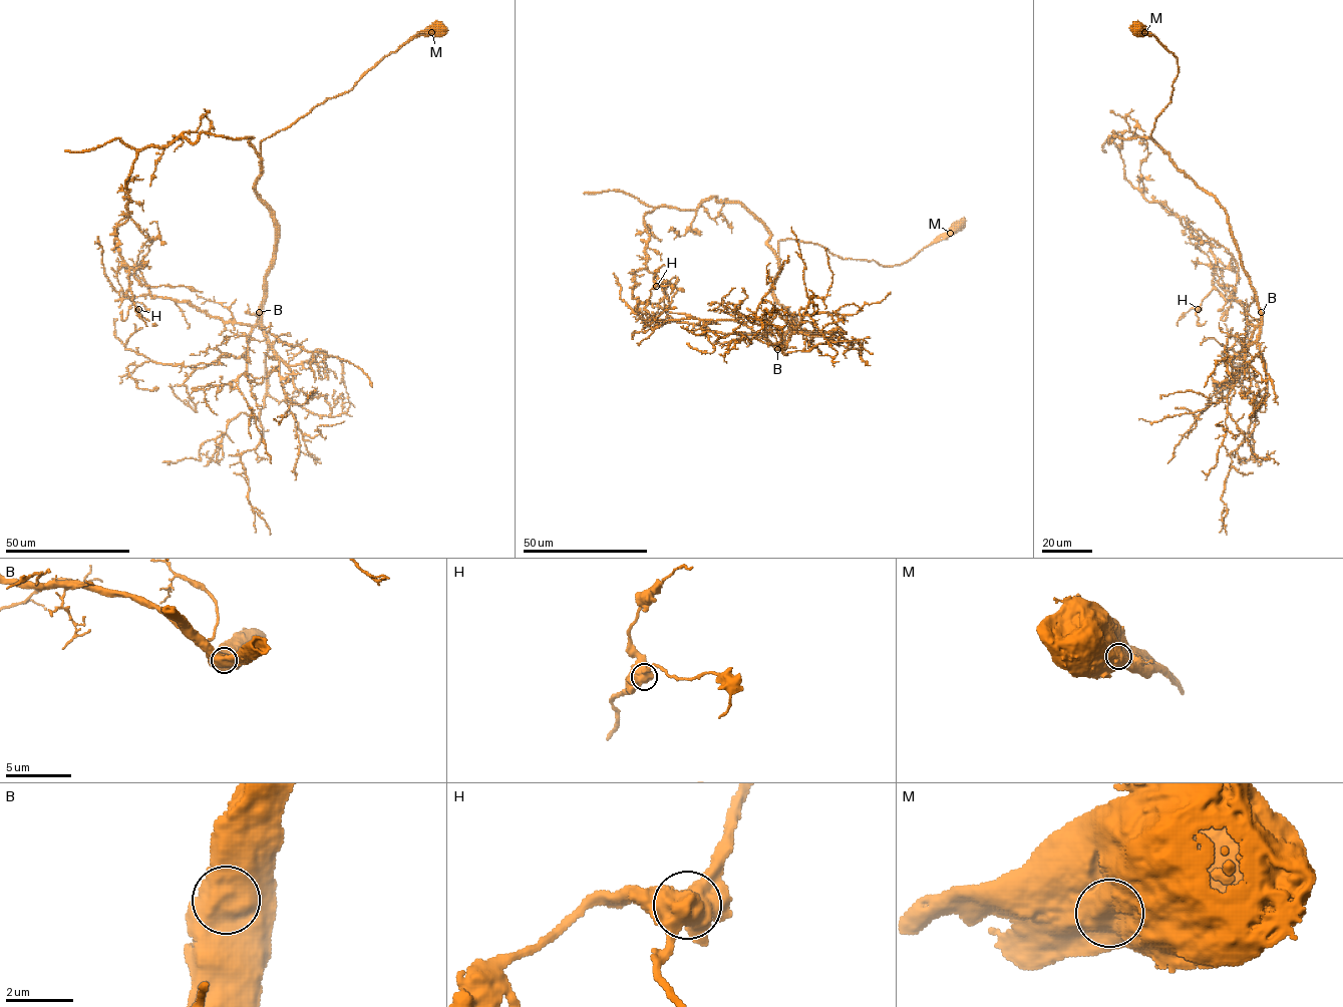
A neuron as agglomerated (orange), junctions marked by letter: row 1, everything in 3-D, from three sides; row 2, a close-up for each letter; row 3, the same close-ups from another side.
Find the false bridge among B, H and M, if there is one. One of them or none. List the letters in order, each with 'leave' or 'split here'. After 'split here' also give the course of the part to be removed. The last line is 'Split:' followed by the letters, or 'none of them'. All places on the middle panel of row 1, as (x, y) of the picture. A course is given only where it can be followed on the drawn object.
B: leave
H: leave
M: leave
Split: none of them

